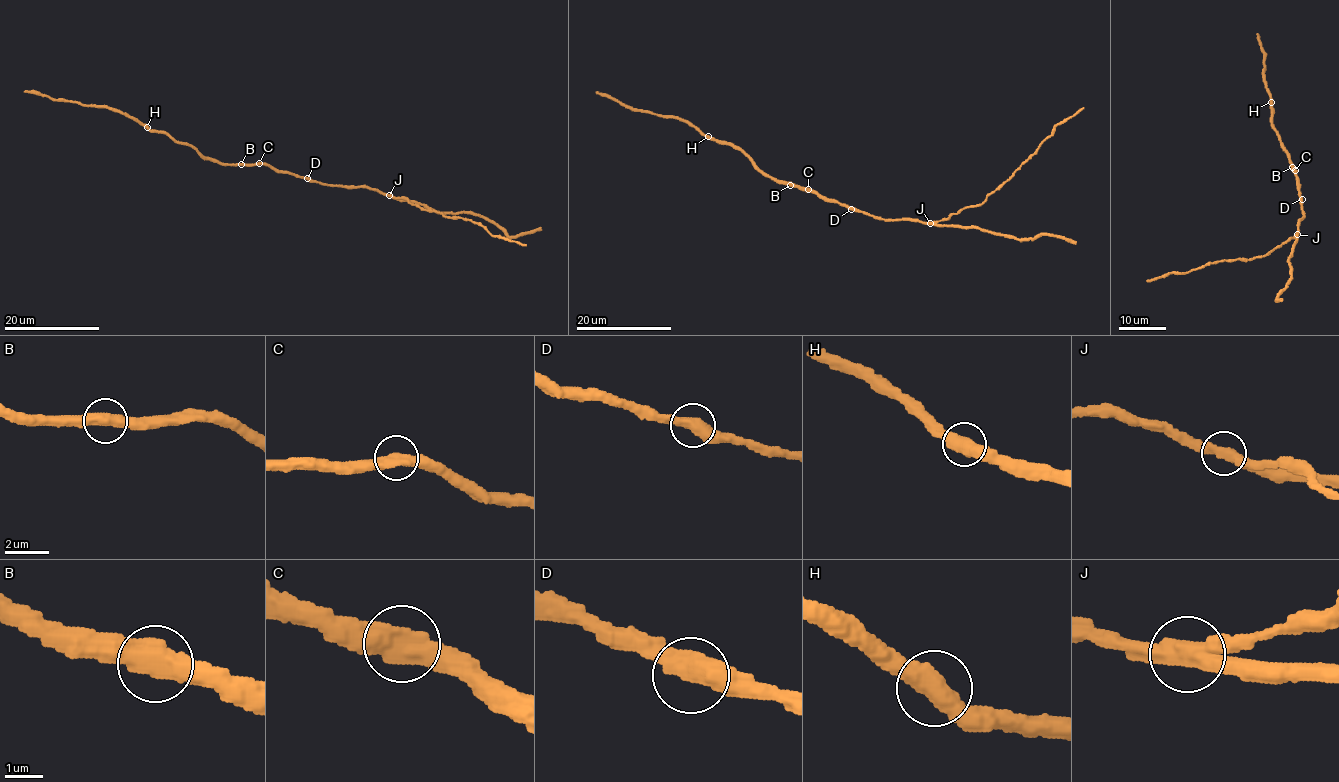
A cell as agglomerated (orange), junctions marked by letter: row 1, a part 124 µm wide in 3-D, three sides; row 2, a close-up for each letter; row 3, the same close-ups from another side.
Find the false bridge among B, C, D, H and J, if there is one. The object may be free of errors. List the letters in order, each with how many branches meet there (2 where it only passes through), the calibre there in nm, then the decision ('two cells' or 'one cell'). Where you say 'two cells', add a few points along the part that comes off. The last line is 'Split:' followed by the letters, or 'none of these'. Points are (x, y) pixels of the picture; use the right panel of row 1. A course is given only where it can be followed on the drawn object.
B: branches 2; calibre 480 nm; one cell
C: branches 2; calibre 500 nm; one cell
D: branches 2; calibre 500 nm; one cell
H: branches 2; calibre 480 nm; one cell
J: branches 2; calibre 500 nm; two cells; course (1296, 234), (1268, 254), (1242, 261), (1206, 263), (1189, 271), (1146, 280)
Split: J

